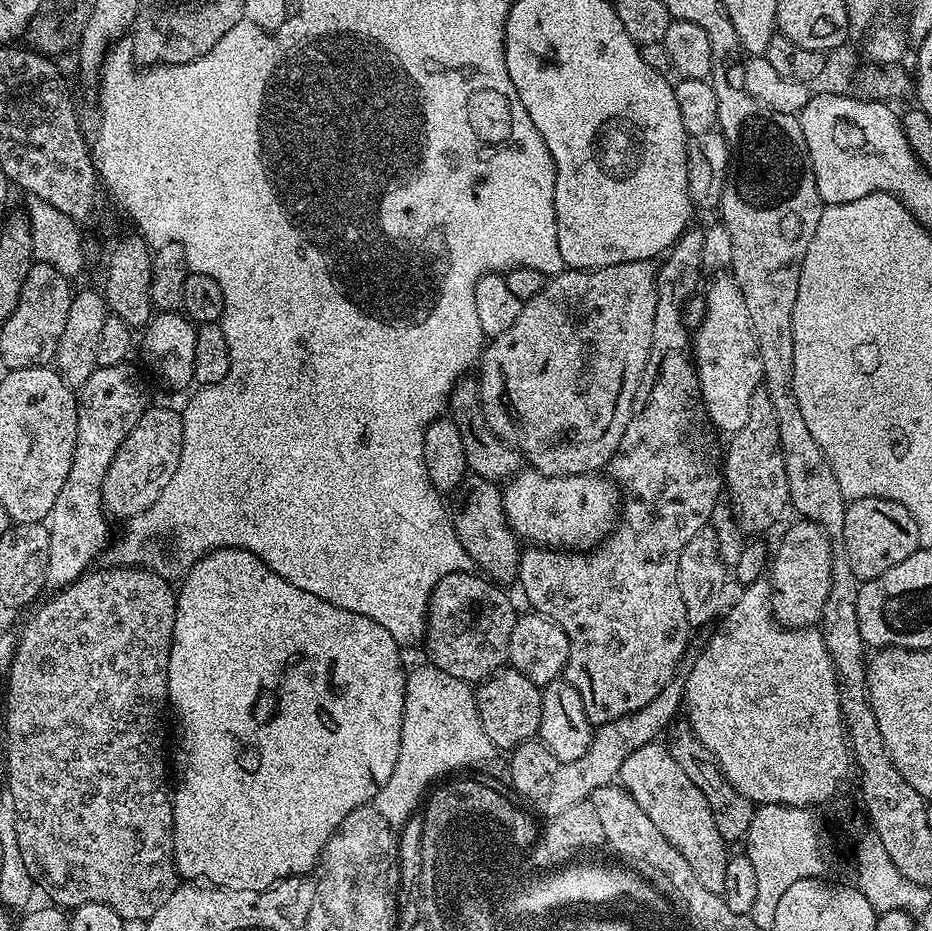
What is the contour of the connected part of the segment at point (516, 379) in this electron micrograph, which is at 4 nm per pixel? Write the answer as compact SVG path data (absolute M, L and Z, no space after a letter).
M650 260L626 262L605 268L590 268L587 270L565 270L551 277L545 283L542 291L532 300L521 303L518 319L514 326L506 330L506 334L498 334L487 341L478 361L480 376L480 401L482 414L486 414L486 422L495 436L510 437L511 443L525 461L528 460L535 471L547 476L583 476L596 474L603 466L611 465L613 456L620 449L622 434L626 434L626 426L632 417L632 404L636 394L642 387L642 381L647 373L654 338L654 310L656 309L656 269L657 265Z

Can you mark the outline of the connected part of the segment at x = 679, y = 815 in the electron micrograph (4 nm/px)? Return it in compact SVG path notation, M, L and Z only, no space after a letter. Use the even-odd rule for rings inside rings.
M653 742L634 750L634 754L622 762L618 780L625 791L633 796L643 813L658 826L663 838L690 862L691 869L703 886L706 886L706 890L723 893L730 855L729 845L722 834L718 834L710 802L706 802L702 790L694 786L694 782L686 775L686 770L674 762L667 747L663 743Z

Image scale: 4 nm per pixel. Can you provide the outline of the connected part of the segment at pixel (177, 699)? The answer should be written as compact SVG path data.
M213 548L211 552L205 552L191 568L187 569L184 585L178 588L176 597L176 617L174 618L174 634L172 635L172 645L170 646L170 666L168 667L168 702L171 715L176 715L176 724L180 727L180 753L176 760L180 763L180 781L175 781L172 792L172 809L174 810L174 826L172 827L172 837L174 838L174 858L176 859L177 873L188 882L207 882L209 885L218 888L229 888L230 890L250 890L251 892L264 892L279 884L282 880L287 880L290 876L303 876L316 867L320 853L323 852L328 839L333 832L339 828L340 823L350 815L355 808L365 807L369 802L375 801L380 788L386 786L390 774L394 774L394 762L398 762L400 753L400 739L402 738L402 714L404 713L404 682L406 679L406 667L404 660L400 657L401 641L390 634L390 630L385 630L383 626L378 626L374 618L366 618L362 614L354 614L350 610L342 610L342 606L334 606L314 594L306 594L306 590L298 590L286 578L274 574L266 562L262 562L252 552L247 552L241 548Z

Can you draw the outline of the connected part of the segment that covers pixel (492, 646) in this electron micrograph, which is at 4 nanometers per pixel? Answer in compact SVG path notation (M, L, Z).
M455 572L446 574L428 599L428 627L424 629L422 643L428 651L427 663L431 667L450 674L450 678L464 680L473 686L479 685L509 663L510 634L514 634L514 622L518 609L512 605L501 585L485 578L483 575L471 572Z

